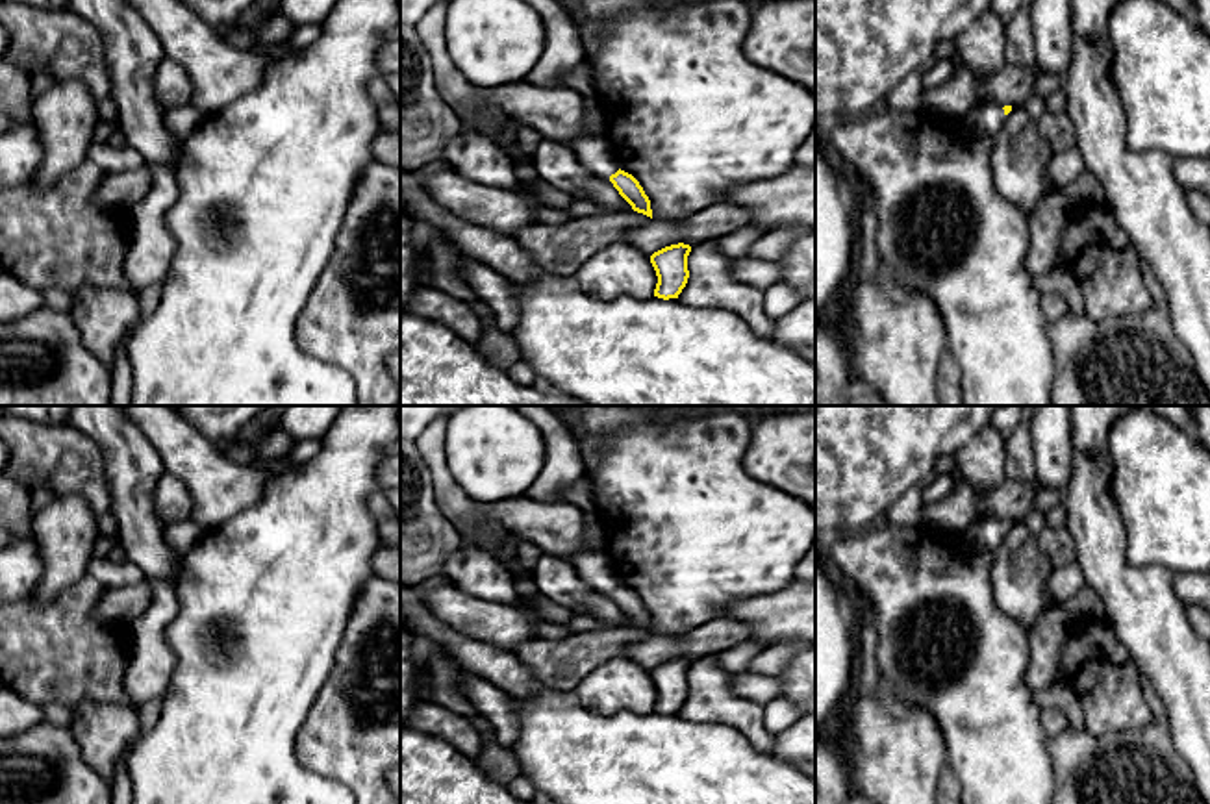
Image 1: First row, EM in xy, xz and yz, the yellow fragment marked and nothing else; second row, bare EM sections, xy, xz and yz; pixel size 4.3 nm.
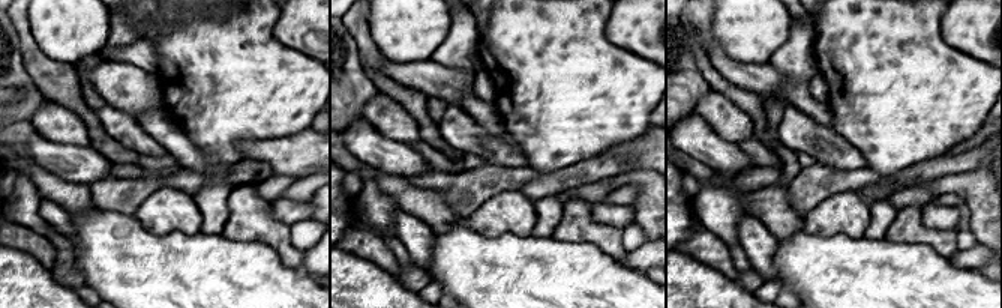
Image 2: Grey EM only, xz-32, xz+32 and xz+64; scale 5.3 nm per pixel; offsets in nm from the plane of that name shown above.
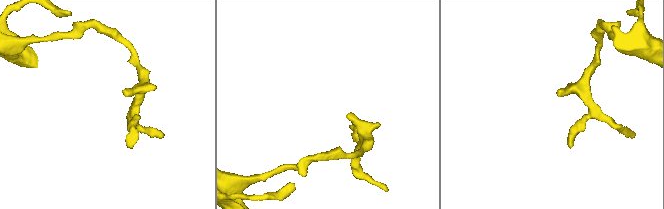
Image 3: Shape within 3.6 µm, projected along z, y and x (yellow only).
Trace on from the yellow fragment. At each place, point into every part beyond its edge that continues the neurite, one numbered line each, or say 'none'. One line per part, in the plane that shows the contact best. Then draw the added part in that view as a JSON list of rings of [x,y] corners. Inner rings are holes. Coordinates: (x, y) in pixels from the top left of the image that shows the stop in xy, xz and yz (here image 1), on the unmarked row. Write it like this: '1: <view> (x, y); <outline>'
1: xz (593, 567); [[[578,552],[571,563],[582,580],[602,595],[610,595],[619,585],[613,565],[602,552]]]

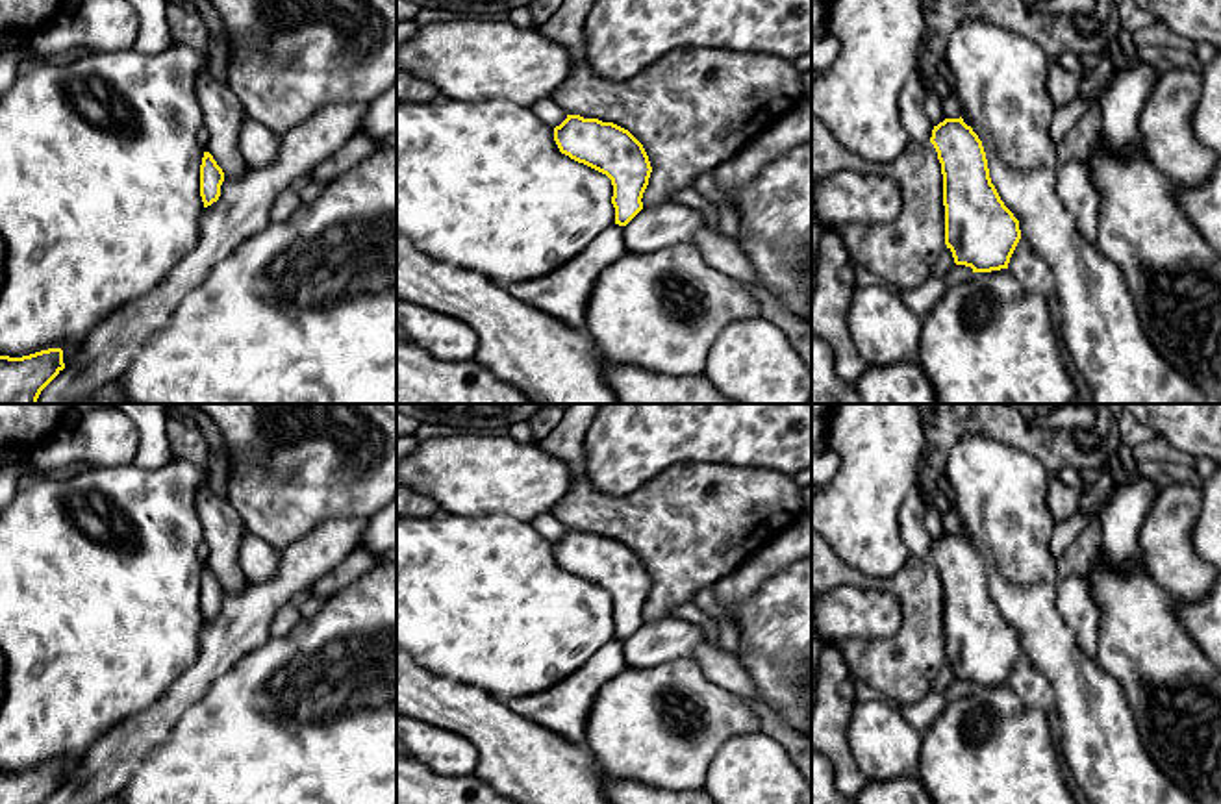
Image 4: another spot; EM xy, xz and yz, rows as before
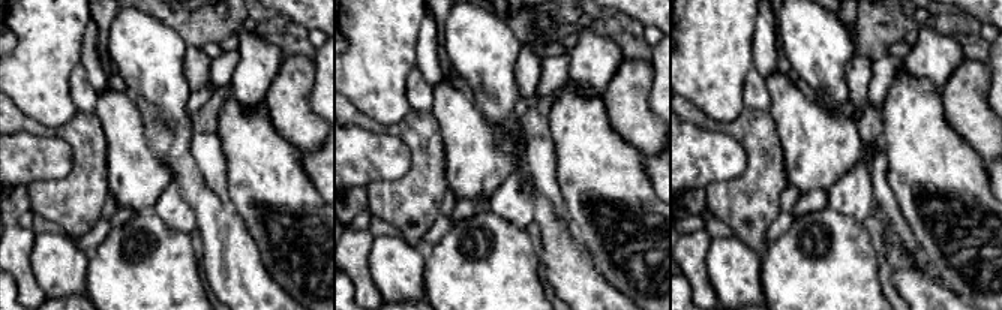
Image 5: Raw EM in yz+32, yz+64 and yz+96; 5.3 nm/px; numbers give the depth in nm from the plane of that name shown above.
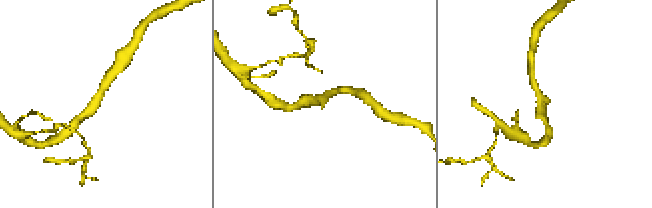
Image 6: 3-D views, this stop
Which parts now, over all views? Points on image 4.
none

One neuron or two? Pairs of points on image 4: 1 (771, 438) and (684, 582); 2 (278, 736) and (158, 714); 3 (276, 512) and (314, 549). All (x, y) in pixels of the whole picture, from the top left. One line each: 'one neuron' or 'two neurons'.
1: two neurons
2: two neurons
3: two neurons

